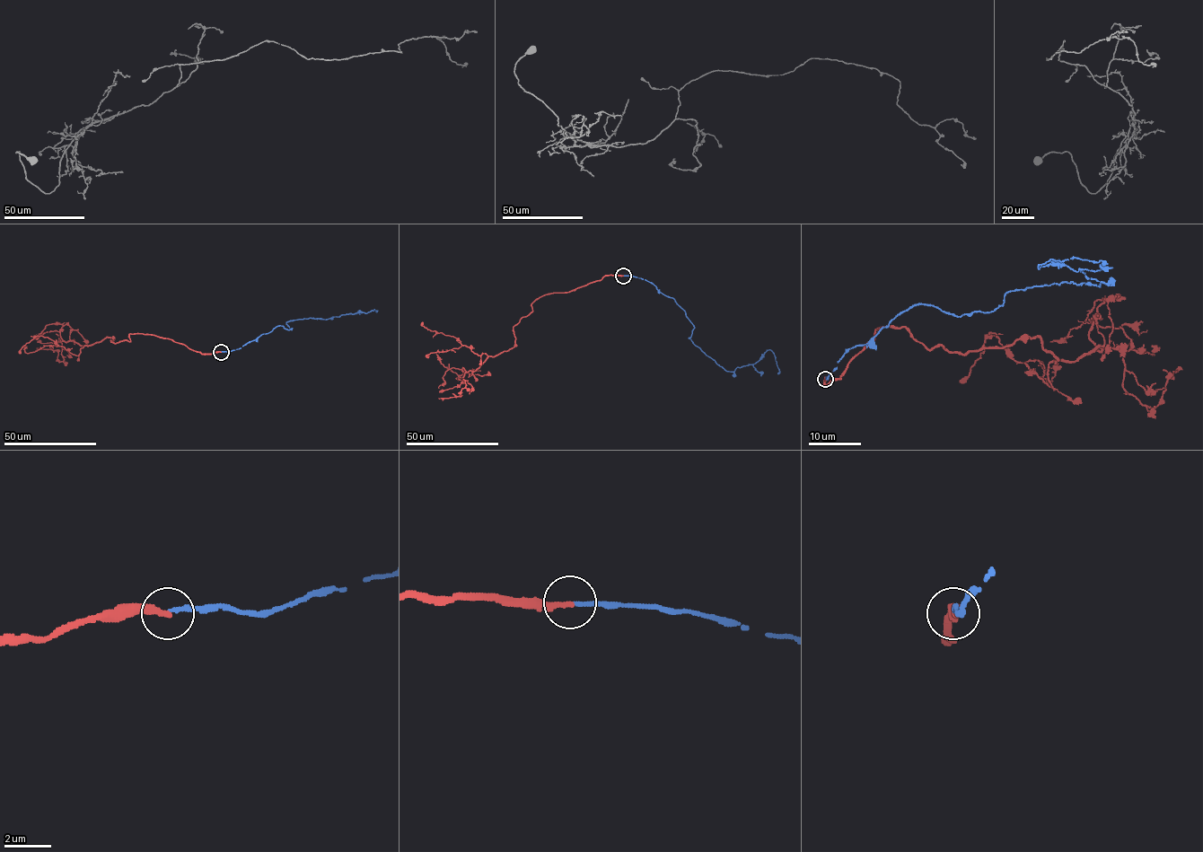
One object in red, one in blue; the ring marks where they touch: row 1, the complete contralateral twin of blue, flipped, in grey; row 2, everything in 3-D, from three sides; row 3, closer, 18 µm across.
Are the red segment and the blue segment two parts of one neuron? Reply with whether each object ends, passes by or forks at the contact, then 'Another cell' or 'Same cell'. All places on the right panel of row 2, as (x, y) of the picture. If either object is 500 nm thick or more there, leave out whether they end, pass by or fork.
At the ring red ends. At the ring blue ends. Another cell

